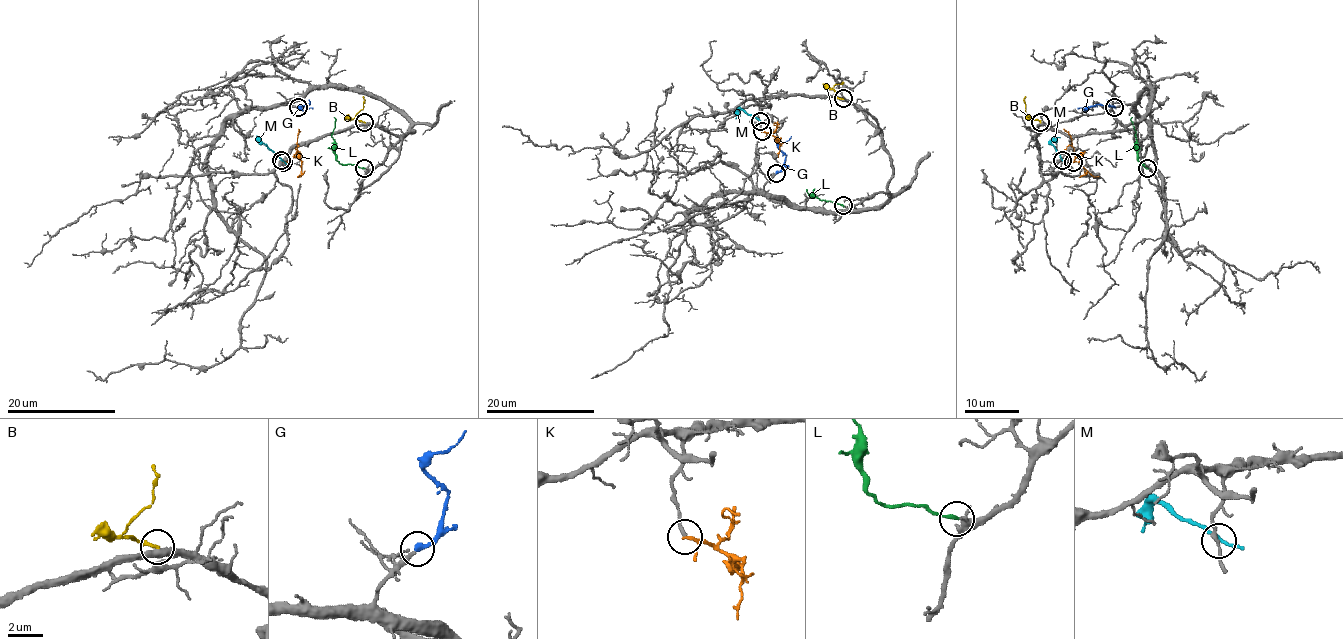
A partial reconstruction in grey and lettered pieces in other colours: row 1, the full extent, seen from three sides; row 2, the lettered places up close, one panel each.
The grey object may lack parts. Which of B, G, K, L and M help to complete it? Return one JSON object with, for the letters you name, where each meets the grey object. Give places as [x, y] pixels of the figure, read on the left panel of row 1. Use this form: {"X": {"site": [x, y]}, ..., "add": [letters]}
{"G": {"site": [298, 107]}, "K": {"site": [283, 162]}, "add": ["G", "K"]}

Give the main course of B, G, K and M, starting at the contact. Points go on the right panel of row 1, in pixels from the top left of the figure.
B: (1040, 122), (1028, 115), (1024, 96)
G: (1114, 107), (1098, 105), (1084, 110), (1077, 109)
K: (1073, 162), (1076, 158), (1092, 175), (1099, 175)
M: (1062, 160), (1051, 143), (1059, 137)

